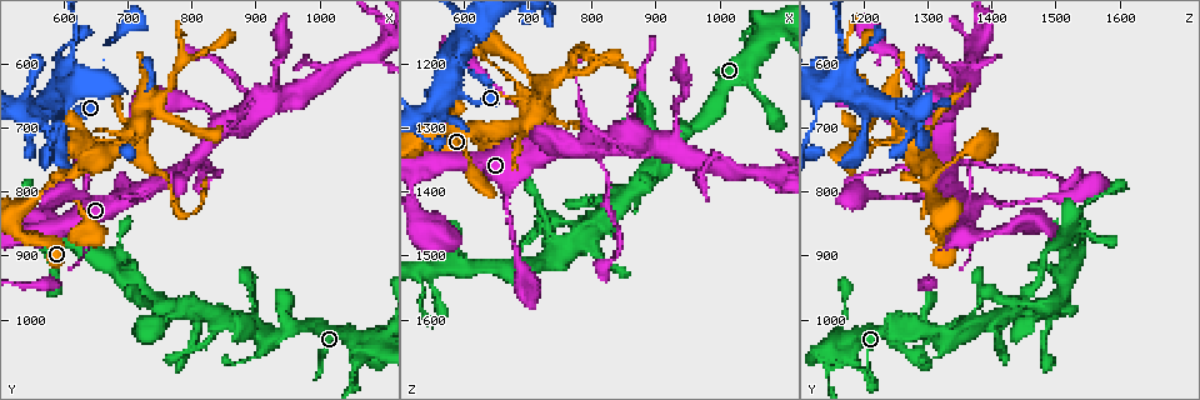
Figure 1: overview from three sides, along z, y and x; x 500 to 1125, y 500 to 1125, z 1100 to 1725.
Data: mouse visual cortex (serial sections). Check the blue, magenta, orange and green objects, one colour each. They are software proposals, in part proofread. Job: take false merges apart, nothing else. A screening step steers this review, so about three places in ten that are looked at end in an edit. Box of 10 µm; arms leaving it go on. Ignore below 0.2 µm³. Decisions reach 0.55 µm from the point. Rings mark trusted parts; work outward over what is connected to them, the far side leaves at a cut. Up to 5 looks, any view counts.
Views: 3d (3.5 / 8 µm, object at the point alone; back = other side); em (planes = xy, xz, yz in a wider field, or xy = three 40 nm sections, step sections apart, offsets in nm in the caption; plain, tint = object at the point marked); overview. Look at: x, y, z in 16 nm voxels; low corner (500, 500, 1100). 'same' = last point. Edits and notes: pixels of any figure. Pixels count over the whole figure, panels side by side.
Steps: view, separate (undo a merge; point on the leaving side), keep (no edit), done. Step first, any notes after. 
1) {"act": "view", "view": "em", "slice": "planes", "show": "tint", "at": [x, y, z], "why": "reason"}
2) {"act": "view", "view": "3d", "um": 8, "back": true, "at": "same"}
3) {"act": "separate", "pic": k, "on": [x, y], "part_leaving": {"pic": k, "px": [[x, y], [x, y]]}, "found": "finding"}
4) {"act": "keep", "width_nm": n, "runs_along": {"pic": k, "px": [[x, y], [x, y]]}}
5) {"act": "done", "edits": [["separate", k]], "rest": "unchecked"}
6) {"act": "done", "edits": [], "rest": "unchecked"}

{"act": "view", "view": "3d", "um": 8, "at": [740, 785, 1330], "why": "small branch off a trunk"}

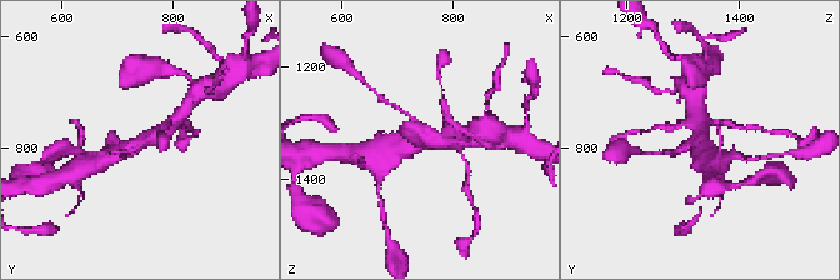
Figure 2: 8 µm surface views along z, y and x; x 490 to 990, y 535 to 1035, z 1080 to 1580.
{"act": "view", "view": "em", "slice": "xy", "step": 2, "show": "tint", "at": "same"}

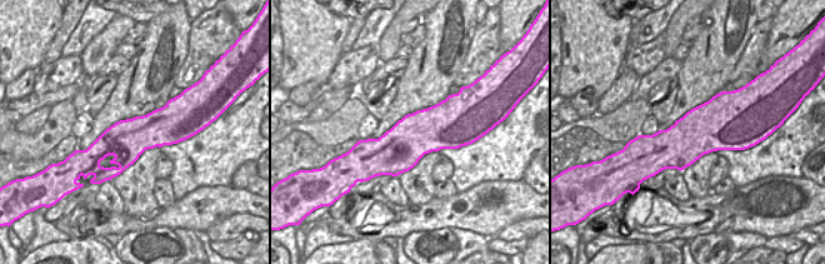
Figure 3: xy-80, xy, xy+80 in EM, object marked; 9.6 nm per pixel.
{"act": "keep", "arm_widths_nm": [150, 450, 450], "runs_along": {"pic": 2, "px": [[110, 155], [155, 139], [173, 121]]}, "found": "continuous, no second cell"}

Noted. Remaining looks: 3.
{"act": "view", "view": "em", "slice": "xy", "step": 1, "show": "tint", "at": [725, 700, 1265], "why": "sharp bend"}

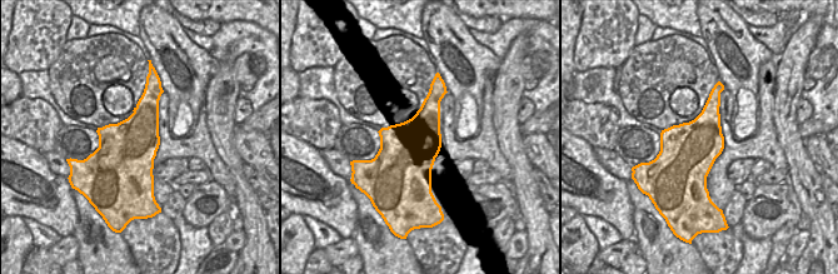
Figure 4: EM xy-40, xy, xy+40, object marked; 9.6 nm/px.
{"act": "view", "view": "3d", "um": 3.5, "at": "same", "why": "wider look"}

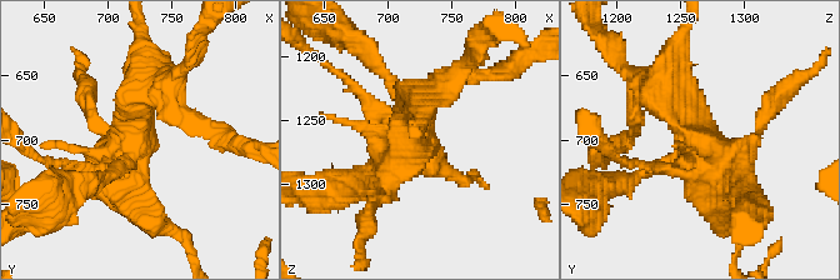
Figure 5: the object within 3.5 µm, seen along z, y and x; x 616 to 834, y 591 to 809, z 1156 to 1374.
{"act": "separate", "pic": 5, "on": [143, 209], "part_leaving": {"pic": 5, "px": [[123, 189], [195, 261]]}, "found": "a second cell is stuck on"}

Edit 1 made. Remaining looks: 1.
{"act": "done", "edits": [["separate", 5]], "rest": "unchecked"}

